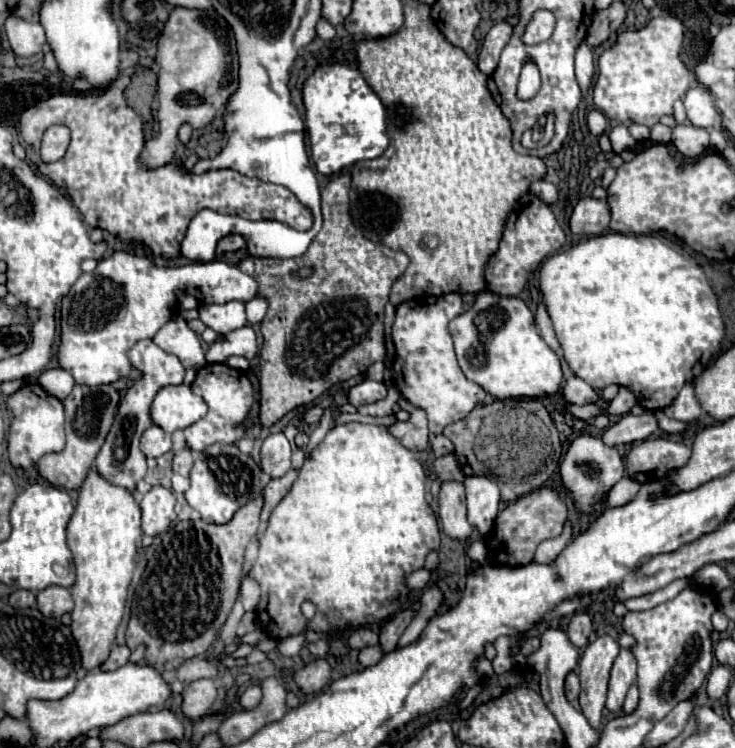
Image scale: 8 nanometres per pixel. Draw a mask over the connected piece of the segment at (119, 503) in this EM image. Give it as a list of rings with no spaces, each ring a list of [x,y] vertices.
[[[91,470],[81,486],[75,512],[67,526],[67,544],[77,568],[77,580],[69,588],[75,600],[71,612],[71,634],[79,646],[83,670],[93,670],[109,658],[117,626],[123,618],[141,536],[141,510],[135,496],[125,488],[111,486]]]

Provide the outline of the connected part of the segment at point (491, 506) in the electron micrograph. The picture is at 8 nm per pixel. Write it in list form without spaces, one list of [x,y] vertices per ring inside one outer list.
[[[469,476],[465,480],[467,520],[481,534],[487,534],[499,512],[499,486],[487,476]]]

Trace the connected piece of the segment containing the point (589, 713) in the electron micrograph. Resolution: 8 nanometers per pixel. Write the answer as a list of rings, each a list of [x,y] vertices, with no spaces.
[[[601,636],[585,648],[579,662],[579,678],[581,678],[579,704],[585,718],[595,728],[601,726],[599,722],[601,722],[601,712],[605,708],[609,672],[617,654],[619,654],[619,644],[609,636]]]

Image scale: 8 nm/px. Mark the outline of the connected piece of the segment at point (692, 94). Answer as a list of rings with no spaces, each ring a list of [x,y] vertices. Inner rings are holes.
[[[703,84],[689,88],[683,104],[687,110],[687,118],[691,120],[693,126],[701,126],[701,128],[713,126],[717,118],[717,108],[715,108],[713,94]]]

